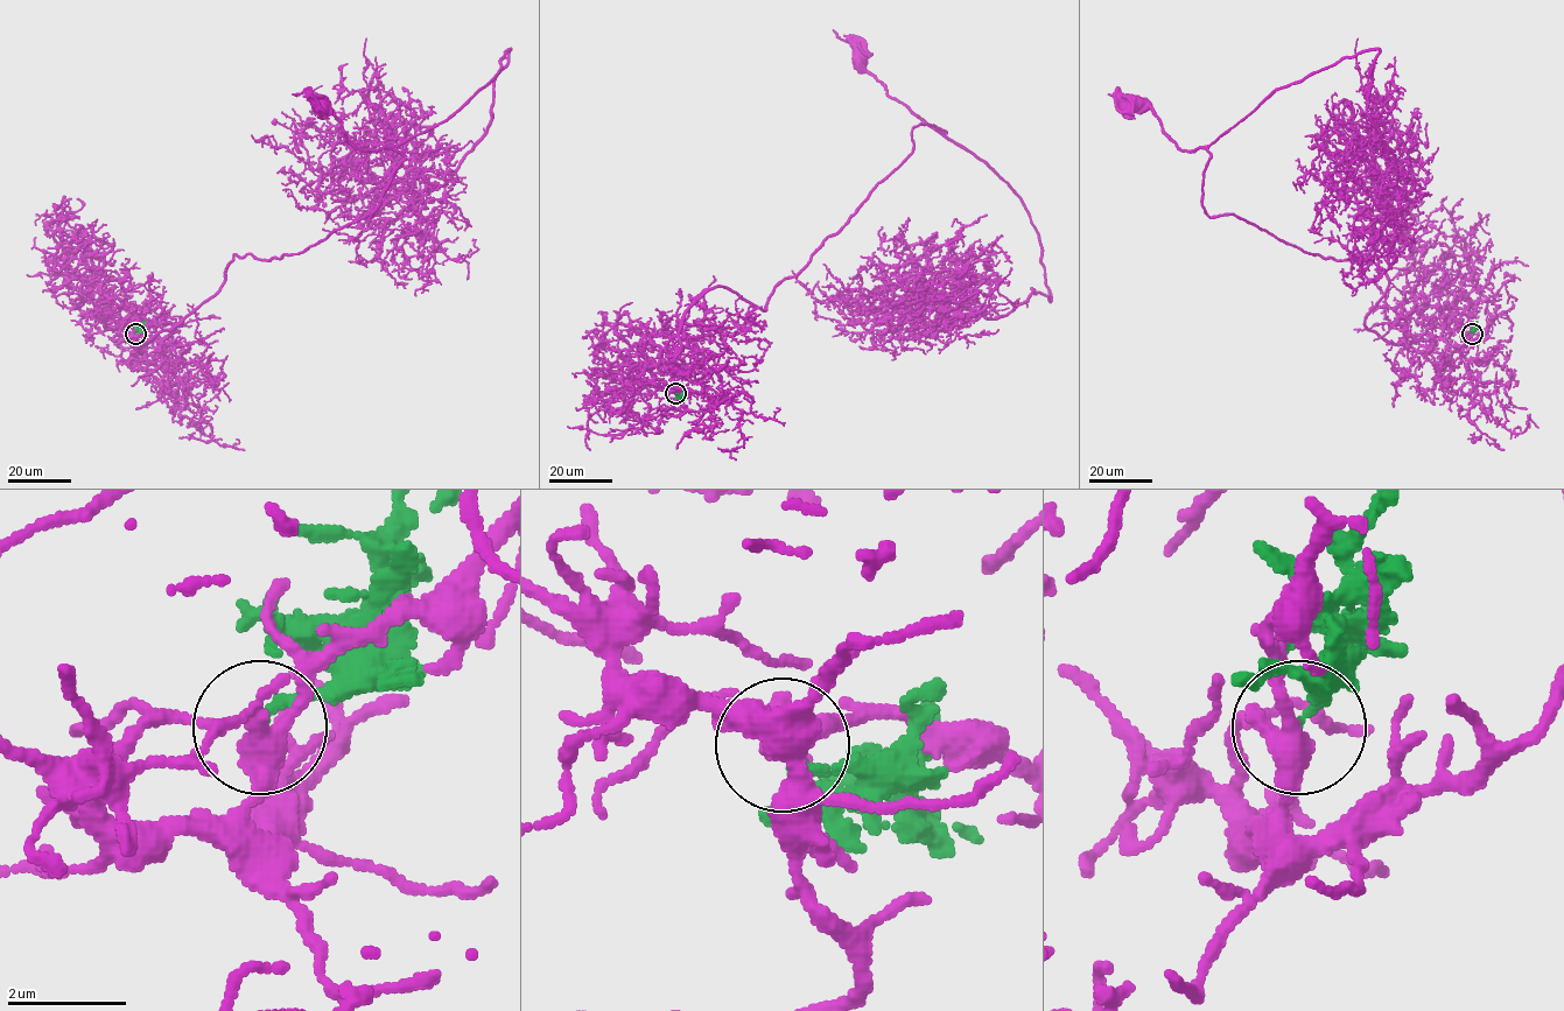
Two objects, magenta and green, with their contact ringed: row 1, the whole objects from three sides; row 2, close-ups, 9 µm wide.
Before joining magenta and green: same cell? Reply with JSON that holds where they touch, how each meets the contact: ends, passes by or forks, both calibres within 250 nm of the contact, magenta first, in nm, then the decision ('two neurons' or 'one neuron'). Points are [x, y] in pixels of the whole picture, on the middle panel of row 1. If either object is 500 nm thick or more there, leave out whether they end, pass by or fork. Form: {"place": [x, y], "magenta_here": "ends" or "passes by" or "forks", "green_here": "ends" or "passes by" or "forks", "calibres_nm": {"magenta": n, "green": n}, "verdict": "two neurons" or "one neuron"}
{"place": [675, 393], "magenta_here": "passes by", "green_here": "ends", "calibres_nm": {"magenta": 420, "green": 140}, "verdict": "two neurons"}

